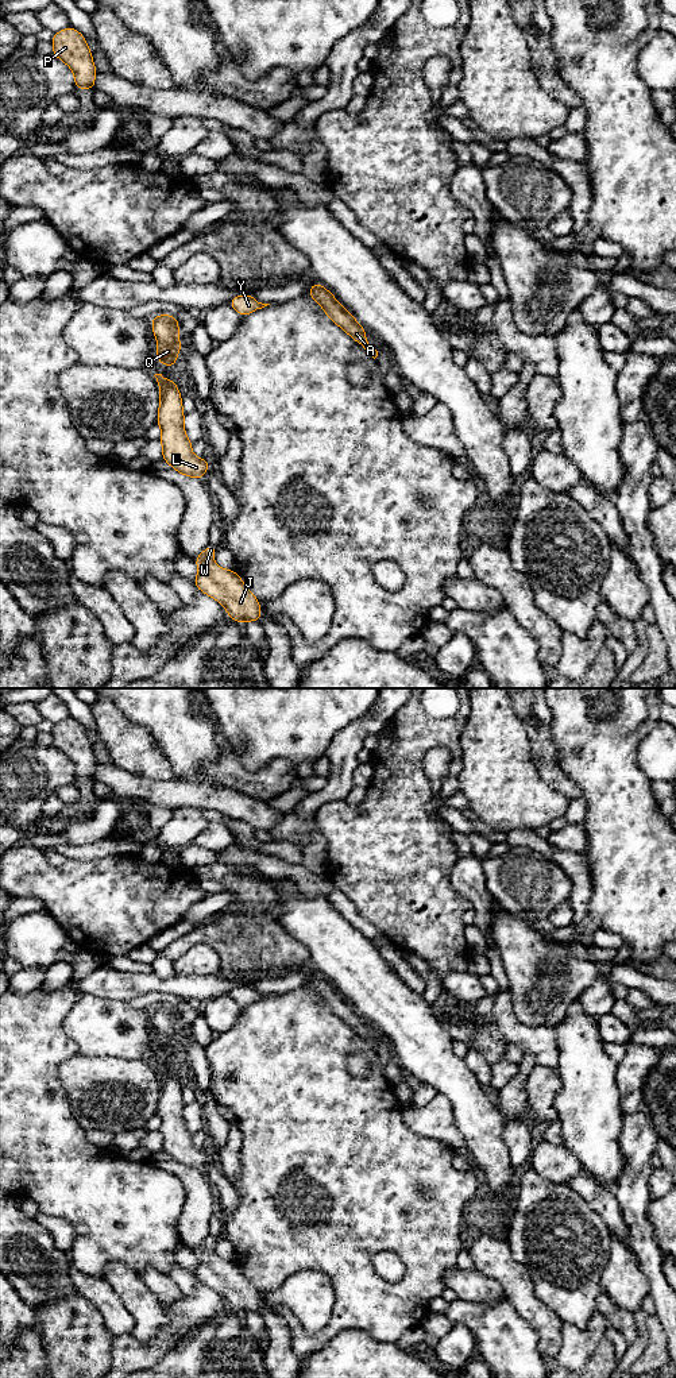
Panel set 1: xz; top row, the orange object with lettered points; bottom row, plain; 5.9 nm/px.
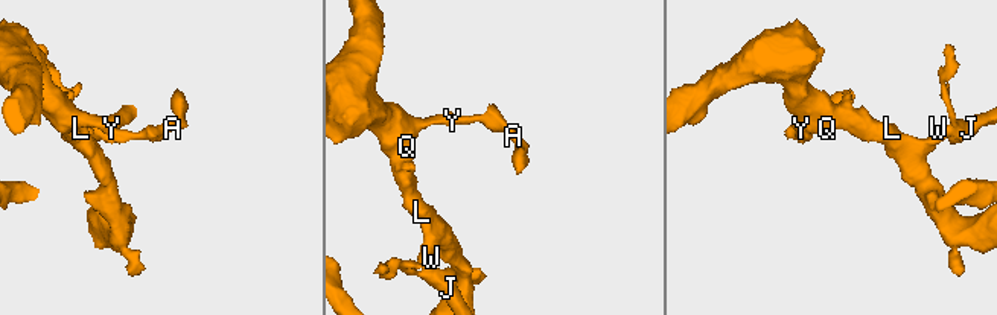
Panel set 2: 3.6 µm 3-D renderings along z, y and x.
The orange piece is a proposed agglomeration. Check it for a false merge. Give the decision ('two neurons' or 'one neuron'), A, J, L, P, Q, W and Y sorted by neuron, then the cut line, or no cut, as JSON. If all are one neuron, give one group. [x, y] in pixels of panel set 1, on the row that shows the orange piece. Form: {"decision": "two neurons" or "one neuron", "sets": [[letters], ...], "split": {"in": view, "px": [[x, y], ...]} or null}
{"decision": "one neuron", "sets": [["A", "J", "L", "P", "Q", "W", "Y"]], "split": null}

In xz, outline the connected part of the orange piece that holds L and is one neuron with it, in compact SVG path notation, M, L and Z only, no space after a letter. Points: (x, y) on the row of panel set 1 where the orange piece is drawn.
M162 374L154 377L159 385L157 425L162 429L159 439L162 443L162 460L182 475L204 479L210 462L194 456L192 452L193 443L188 439L184 426L182 393L174 381L163 378Z

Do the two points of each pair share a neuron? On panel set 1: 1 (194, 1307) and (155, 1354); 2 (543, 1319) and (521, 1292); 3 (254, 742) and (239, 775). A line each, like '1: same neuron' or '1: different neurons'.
1: same neuron
2: same neuron
3: different neurons

